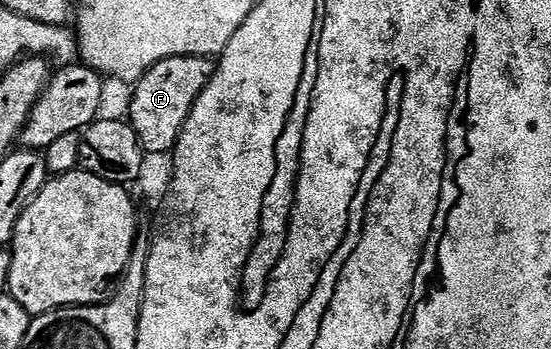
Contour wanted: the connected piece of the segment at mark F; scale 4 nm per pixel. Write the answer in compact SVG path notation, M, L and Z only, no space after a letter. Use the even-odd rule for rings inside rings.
M173 56L153 64L153 68L146 70L142 78L134 83L129 121L137 132L137 140L143 145L144 154L174 151L179 143L181 128L214 71L215 62L211 58Z

